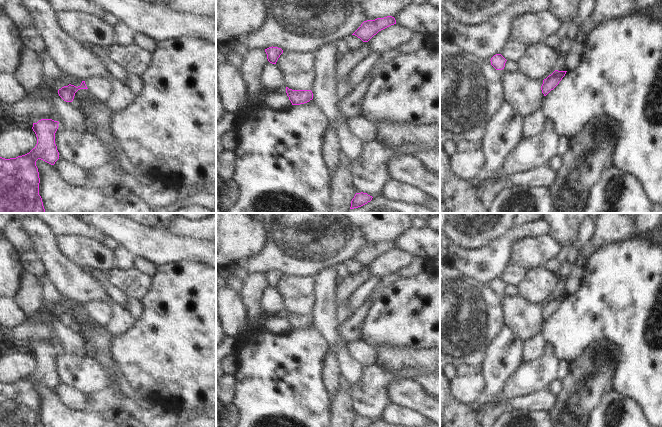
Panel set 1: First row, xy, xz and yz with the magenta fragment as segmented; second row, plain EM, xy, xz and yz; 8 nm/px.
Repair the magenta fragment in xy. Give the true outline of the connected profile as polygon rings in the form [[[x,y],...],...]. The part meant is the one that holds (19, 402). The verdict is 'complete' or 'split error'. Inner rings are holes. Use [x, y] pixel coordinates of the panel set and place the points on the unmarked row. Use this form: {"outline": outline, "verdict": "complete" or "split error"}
{"outline": [[[41,343],[33,347],[33,355],[37,361],[36,370],[27,378],[16,382],[5,383],[0,381],[0,427],[43,427],[39,419],[39,396],[36,385],[41,383],[51,389],[59,383],[59,376],[55,368],[55,357],[58,345]]], "verdict": "complete"}

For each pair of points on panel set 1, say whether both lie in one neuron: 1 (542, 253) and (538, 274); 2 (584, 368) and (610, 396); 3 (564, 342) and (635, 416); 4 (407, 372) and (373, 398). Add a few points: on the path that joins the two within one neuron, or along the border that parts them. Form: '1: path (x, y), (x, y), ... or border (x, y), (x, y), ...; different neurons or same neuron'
1: border (543, 264), (528, 270); different neurons
2: border (612, 388), (608, 389), (601, 396); different neurons
3: border (613, 388), (634, 400); different neurons
4: path (397, 374), (389, 375), (376, 388); same neuron

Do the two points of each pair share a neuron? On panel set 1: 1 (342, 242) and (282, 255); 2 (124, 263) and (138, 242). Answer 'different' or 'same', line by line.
1: same
2: different

